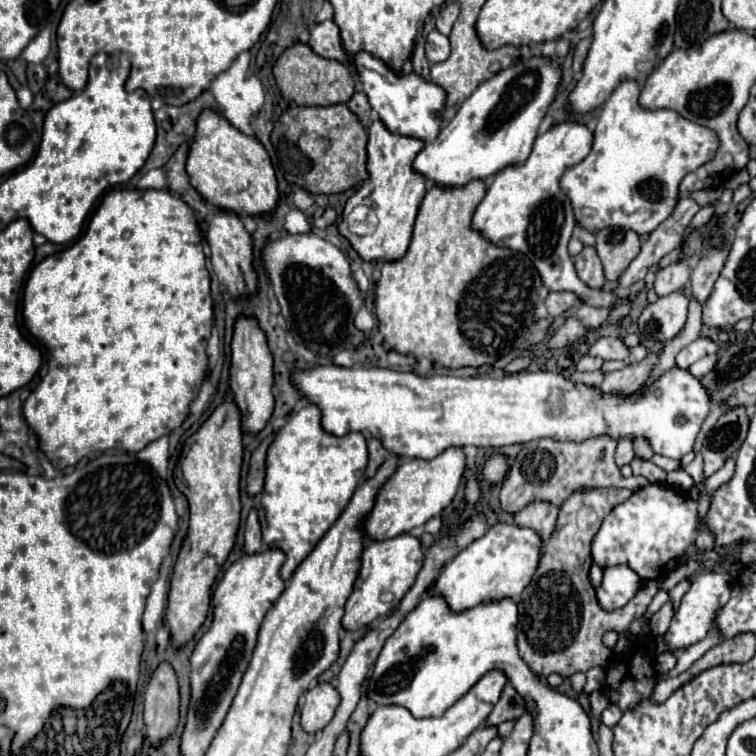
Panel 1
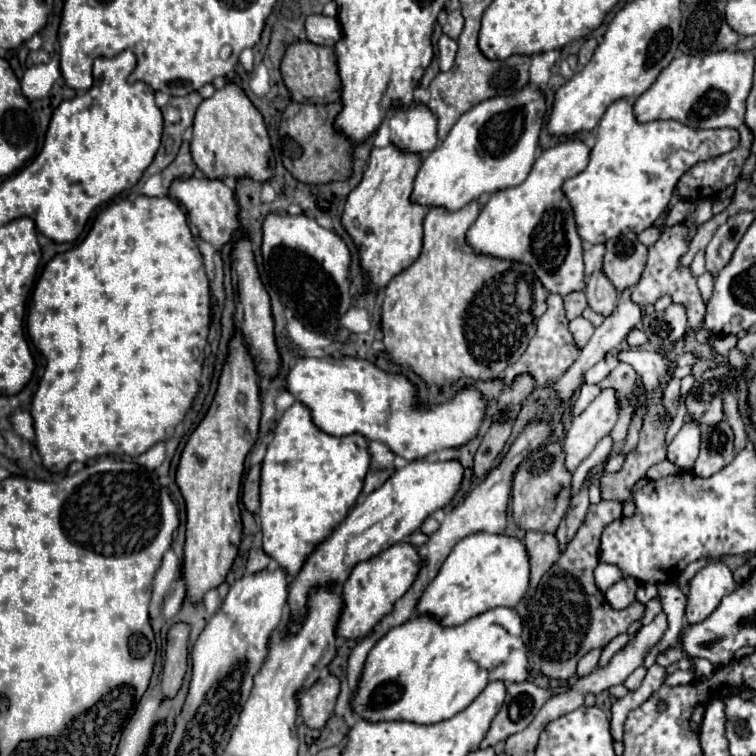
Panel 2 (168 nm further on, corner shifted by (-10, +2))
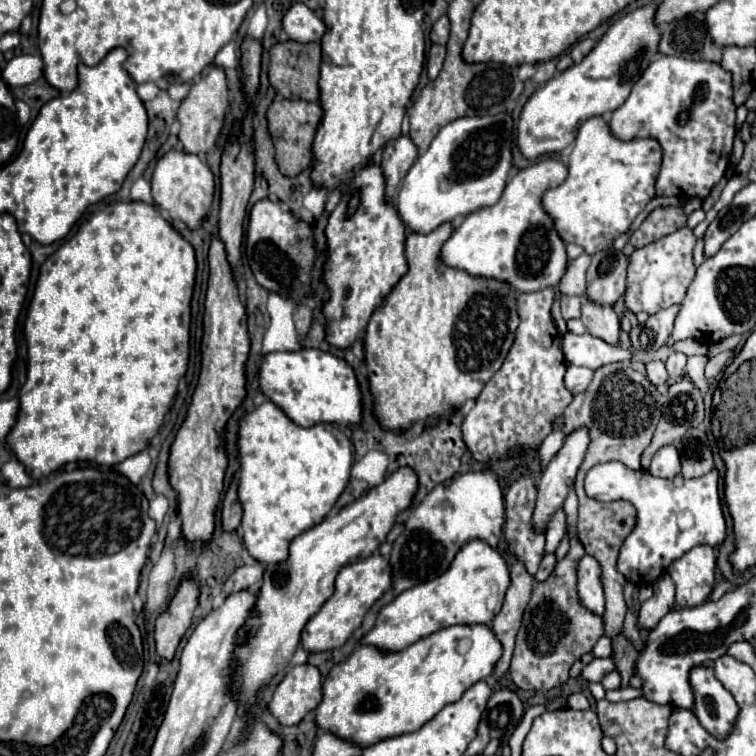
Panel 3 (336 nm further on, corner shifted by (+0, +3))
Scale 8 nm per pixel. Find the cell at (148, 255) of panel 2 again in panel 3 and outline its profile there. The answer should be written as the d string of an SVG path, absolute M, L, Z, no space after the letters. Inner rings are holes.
M118 203L111 211L97 213L91 221L85 221L77 235L63 243L47 261L41 265L37 287L25 319L25 337L27 337L27 381L19 391L19 411L13 429L7 433L7 445L13 455L23 463L31 479L47 477L57 471L61 465L71 461L95 461L97 465L117 465L131 455L137 455L147 449L149 441L157 435L165 413L175 397L179 379L187 371L189 359L189 323L191 323L191 295L195 283L195 251L177 229L173 229L153 205L147 203Z

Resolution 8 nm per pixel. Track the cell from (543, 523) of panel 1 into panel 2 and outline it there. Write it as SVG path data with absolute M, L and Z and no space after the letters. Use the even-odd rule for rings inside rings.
M527 532L525 546L531 558L531 590L535 590L541 576L559 560L559 540L549 532Z

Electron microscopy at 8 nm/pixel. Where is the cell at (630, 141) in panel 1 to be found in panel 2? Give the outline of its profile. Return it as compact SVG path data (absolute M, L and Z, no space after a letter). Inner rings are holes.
M621 98L613 102L599 122L597 142L591 150L589 166L577 176L565 180L563 184L563 192L575 212L579 236L591 244L599 244L629 230L641 234L645 228L649 228L657 218L661 218L667 212L675 184L687 172L687 168L693 168L703 160L727 154L737 146L739 146L739 132L735 132L733 128L717 128L717 130L687 128L677 120L653 120L641 124L635 118L631 100Z

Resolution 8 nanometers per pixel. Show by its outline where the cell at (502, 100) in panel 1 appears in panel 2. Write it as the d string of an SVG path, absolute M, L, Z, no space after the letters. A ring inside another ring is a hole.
M529 84L519 92L511 92L511 96L493 96L475 104L457 120L449 136L423 158L411 198L419 204L443 206L453 212L485 192L521 184L535 162L545 114L543 90Z

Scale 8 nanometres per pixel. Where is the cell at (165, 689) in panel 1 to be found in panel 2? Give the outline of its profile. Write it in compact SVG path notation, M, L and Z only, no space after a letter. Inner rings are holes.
M175 624L167 636L167 650L165 650L165 666L163 666L163 680L161 680L161 694L165 700L171 700L181 690L185 672L187 672L187 640L189 640L189 626Z

